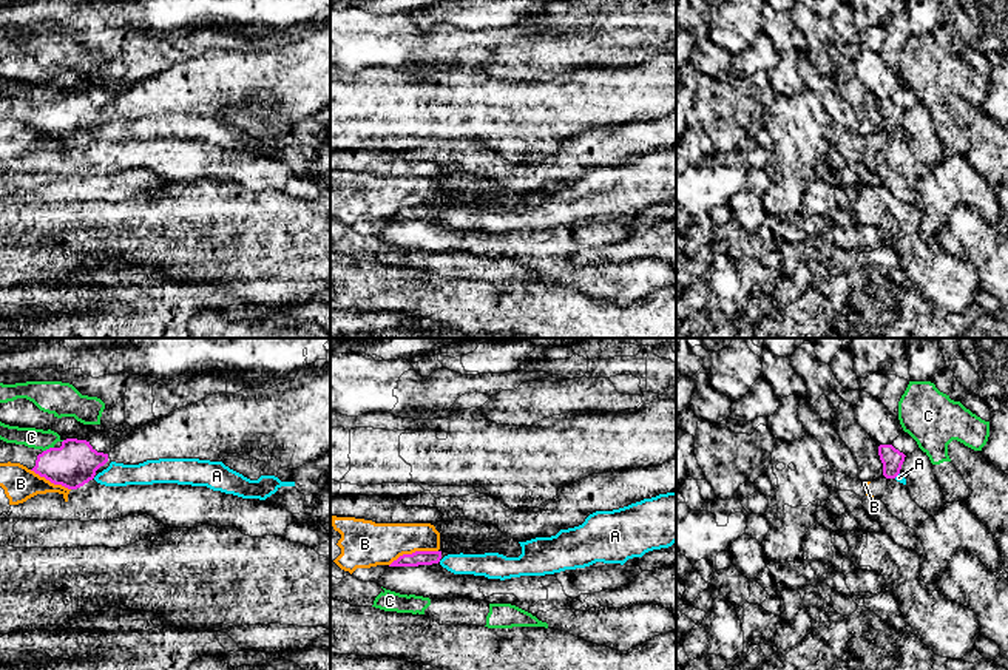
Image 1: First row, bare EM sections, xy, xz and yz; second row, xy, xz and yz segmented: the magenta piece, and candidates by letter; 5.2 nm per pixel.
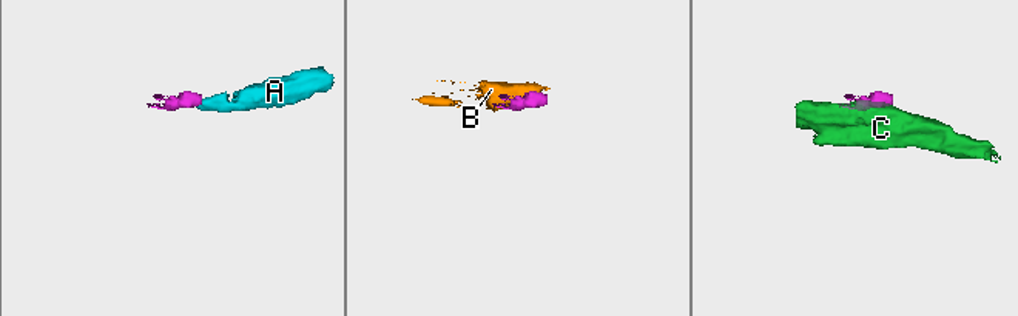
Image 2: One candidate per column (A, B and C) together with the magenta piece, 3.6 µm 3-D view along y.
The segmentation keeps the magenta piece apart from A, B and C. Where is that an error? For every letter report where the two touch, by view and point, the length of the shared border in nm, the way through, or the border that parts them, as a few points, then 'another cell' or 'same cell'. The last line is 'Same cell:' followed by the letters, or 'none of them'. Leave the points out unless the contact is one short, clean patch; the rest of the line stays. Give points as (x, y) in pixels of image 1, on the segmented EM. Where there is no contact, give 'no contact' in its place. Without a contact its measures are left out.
A: meets magenta in yz at (896, 476); contact 40 nm long; runs through yz (892, 459), (896, 476), (899, 477); same cell
B: meets magenta in xz at (412, 553); contact 260 nm long; another cell
C: meets magenta in xy at (50, 448); contact 60 nm long; border along xy (53, 446), (43, 451); another cell
Same cell: A

